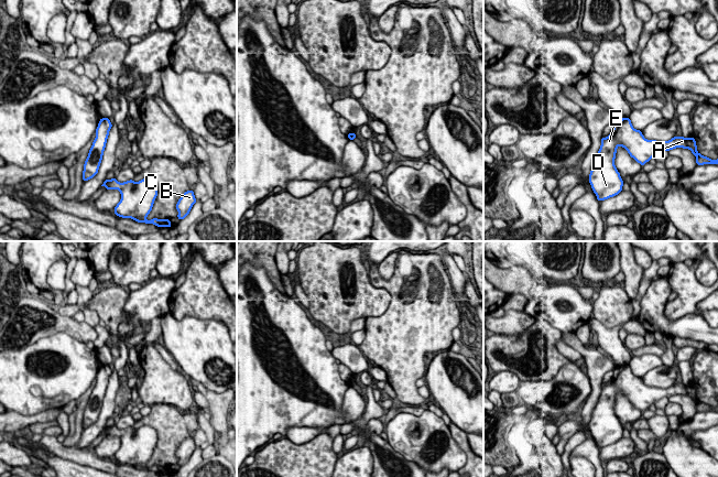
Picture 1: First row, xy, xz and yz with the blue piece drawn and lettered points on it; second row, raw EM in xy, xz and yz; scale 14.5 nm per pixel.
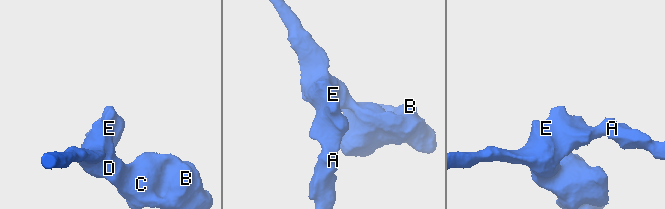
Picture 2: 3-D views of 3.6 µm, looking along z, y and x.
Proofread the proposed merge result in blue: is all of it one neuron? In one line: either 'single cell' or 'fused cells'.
single cell

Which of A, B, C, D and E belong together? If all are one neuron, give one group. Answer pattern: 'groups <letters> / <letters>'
groups A B C D E

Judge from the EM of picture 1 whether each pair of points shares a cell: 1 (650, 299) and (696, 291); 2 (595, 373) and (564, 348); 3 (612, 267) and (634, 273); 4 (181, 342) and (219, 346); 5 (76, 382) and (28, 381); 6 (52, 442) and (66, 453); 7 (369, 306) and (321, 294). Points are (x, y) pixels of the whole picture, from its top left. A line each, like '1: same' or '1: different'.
1: different
2: different
3: different
4: same
5: same
6: same
7: same

